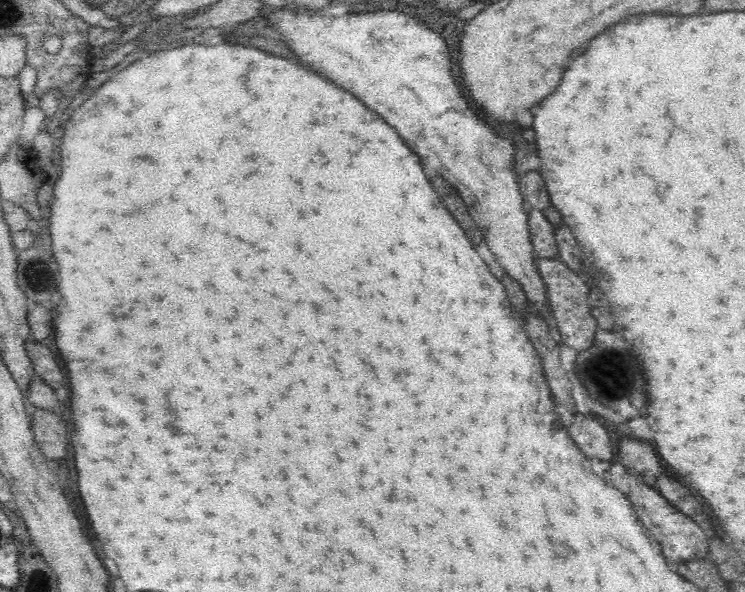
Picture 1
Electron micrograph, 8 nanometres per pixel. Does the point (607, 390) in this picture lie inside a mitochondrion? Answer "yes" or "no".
no

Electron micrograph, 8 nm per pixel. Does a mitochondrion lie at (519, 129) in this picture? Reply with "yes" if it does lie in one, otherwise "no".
no

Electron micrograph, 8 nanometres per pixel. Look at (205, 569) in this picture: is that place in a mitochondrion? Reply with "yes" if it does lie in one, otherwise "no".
no

